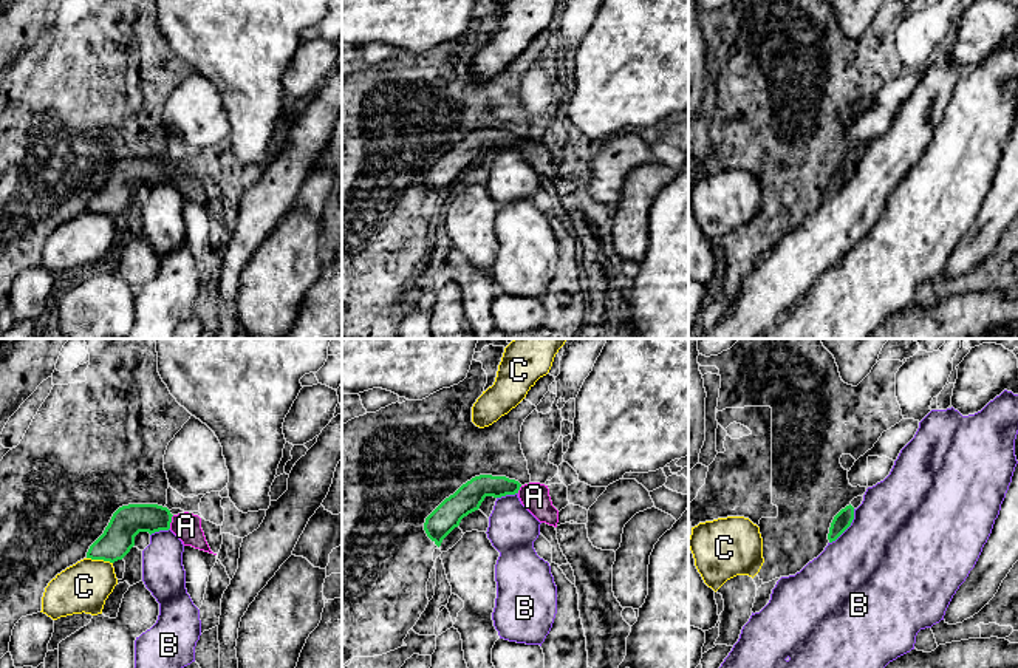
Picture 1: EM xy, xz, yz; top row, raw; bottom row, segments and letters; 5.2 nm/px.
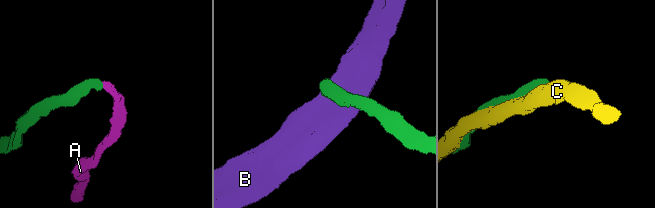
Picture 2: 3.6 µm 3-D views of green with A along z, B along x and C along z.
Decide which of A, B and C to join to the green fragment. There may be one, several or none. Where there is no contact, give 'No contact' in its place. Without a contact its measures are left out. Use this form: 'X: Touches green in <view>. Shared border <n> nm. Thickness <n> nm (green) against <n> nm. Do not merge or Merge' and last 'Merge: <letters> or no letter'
A: Touches green in xy. Shared border 80 nm. Thickness 170 nm (green) against 150 nm. Merge
B: Touches green in yz. Shared border 220 nm. Thickness 90 nm (green) against 500 nm. Do not merge
C: Touches green in xy. Shared border 140 nm. Thickness 170 nm (green) against 260 nm. Do not merge
Merge: A

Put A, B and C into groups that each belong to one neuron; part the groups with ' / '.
A / B / C

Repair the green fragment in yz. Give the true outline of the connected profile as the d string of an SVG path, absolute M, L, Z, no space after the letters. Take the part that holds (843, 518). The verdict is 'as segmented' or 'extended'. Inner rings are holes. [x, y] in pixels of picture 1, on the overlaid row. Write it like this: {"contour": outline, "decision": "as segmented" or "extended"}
{"contour": "M849 504L834 516L828 533L829 543L835 541L851 526L852 520L854 507Z", "decision": "as segmented"}

